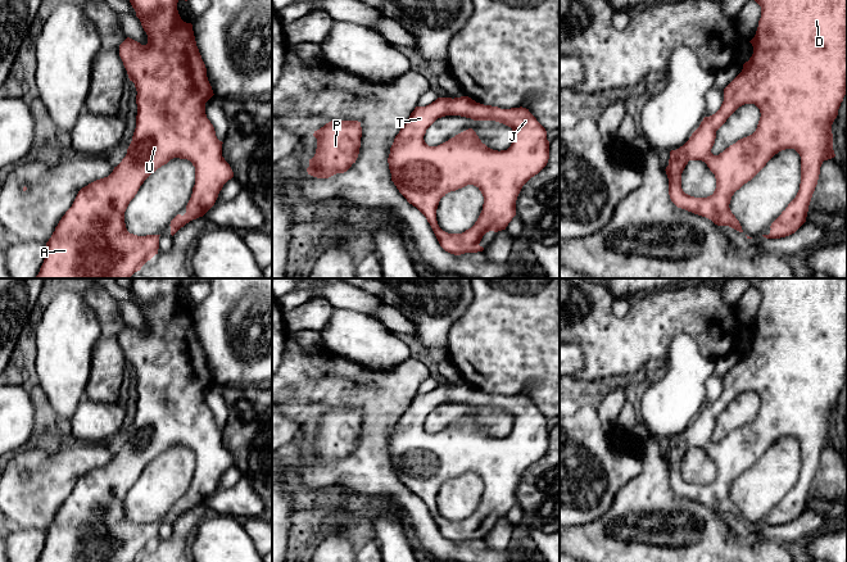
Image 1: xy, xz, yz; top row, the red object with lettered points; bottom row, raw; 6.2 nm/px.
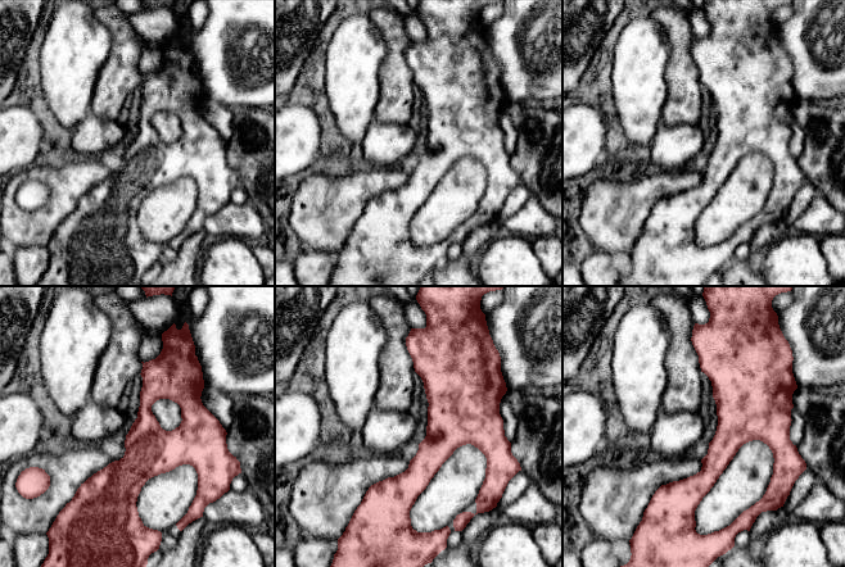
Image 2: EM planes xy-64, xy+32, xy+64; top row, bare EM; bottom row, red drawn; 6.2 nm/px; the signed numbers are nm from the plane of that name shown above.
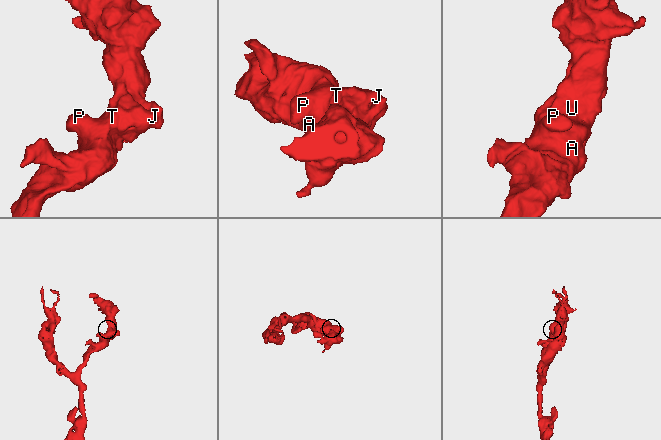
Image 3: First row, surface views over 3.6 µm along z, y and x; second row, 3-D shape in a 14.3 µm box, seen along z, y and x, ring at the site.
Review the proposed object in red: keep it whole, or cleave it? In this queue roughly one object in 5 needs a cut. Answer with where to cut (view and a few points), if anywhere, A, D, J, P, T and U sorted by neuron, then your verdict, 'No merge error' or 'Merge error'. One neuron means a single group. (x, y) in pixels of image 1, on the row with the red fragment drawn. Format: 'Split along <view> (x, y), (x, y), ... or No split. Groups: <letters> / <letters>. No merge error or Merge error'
No split. Groups: A D J P T U. No merge error

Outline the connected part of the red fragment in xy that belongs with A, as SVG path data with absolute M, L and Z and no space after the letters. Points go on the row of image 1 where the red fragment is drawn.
M130 0L148 35L148 44L127 37L119 45L119 56L130 81L135 83L137 95L136 128L126 157L104 178L82 187L72 207L59 221L55 231L46 243L46 255L36 278L131 278L150 260L159 249L160 235L137 236L130 234L124 223L124 212L137 194L144 181L158 168L173 158L187 159L195 167L195 185L184 216L177 214L171 221L171 235L192 219L203 217L216 203L223 185L234 177L230 164L222 157L222 141L205 114L205 103L214 95L207 77L207 68L196 46L192 24L181 19L178 0Z

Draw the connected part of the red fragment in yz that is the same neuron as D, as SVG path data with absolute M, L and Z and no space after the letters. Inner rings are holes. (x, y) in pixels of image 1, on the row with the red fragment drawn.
M755 0L761 6L761 18L758 21L758 27L756 31L755 37L749 41L753 46L753 54L749 58L748 62L743 64L742 72L724 89L724 101L720 106L720 109L710 115L705 117L701 122L699 127L692 133L689 140L680 146L676 150L670 151L670 159L669 166L666 167L666 175L669 178L669 195L671 201L681 209L685 209L688 212L692 212L694 214L706 217L711 219L717 226L729 226L739 232L743 232L742 226L739 221L735 218L735 216L732 213L729 204L732 200L732 196L737 190L739 190L744 183L751 181L765 166L766 163L779 151L785 149L794 149L800 157L801 157L801 183L800 190L796 195L796 198L788 204L788 207L782 212L782 214L771 223L770 226L770 234L762 235L766 239L780 239L789 236L794 234L805 222L808 212L808 205L812 198L812 194L815 191L815 187L817 185L819 175L820 175L820 167L824 160L832 159L835 157L833 150L833 133L832 133L832 124L834 119L838 115L838 109L841 106L841 103L843 101L843 98L846 95L846 87L847 87L847 0ZM744 104L755 104L761 113L758 124L756 131L740 140L738 140L735 144L726 148L723 153L719 155L714 155L711 153L711 149L715 144L716 139L716 131L726 122L726 119L742 105ZM689 160L702 160L707 164L710 171L715 175L716 178L716 189L712 195L707 198L694 198L688 194L685 194L681 189L681 173L688 164Z

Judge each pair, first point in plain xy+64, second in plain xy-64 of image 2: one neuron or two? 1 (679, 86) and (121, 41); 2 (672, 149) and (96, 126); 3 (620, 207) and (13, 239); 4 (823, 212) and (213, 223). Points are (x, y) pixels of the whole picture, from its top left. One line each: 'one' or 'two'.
1: one
2: one
3: one
4: one

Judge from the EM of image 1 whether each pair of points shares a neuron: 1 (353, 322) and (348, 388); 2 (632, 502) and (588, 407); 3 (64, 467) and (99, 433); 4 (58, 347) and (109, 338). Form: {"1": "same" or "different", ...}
{"1": "different", "2": "different", "3": "different", "4": "different"}

